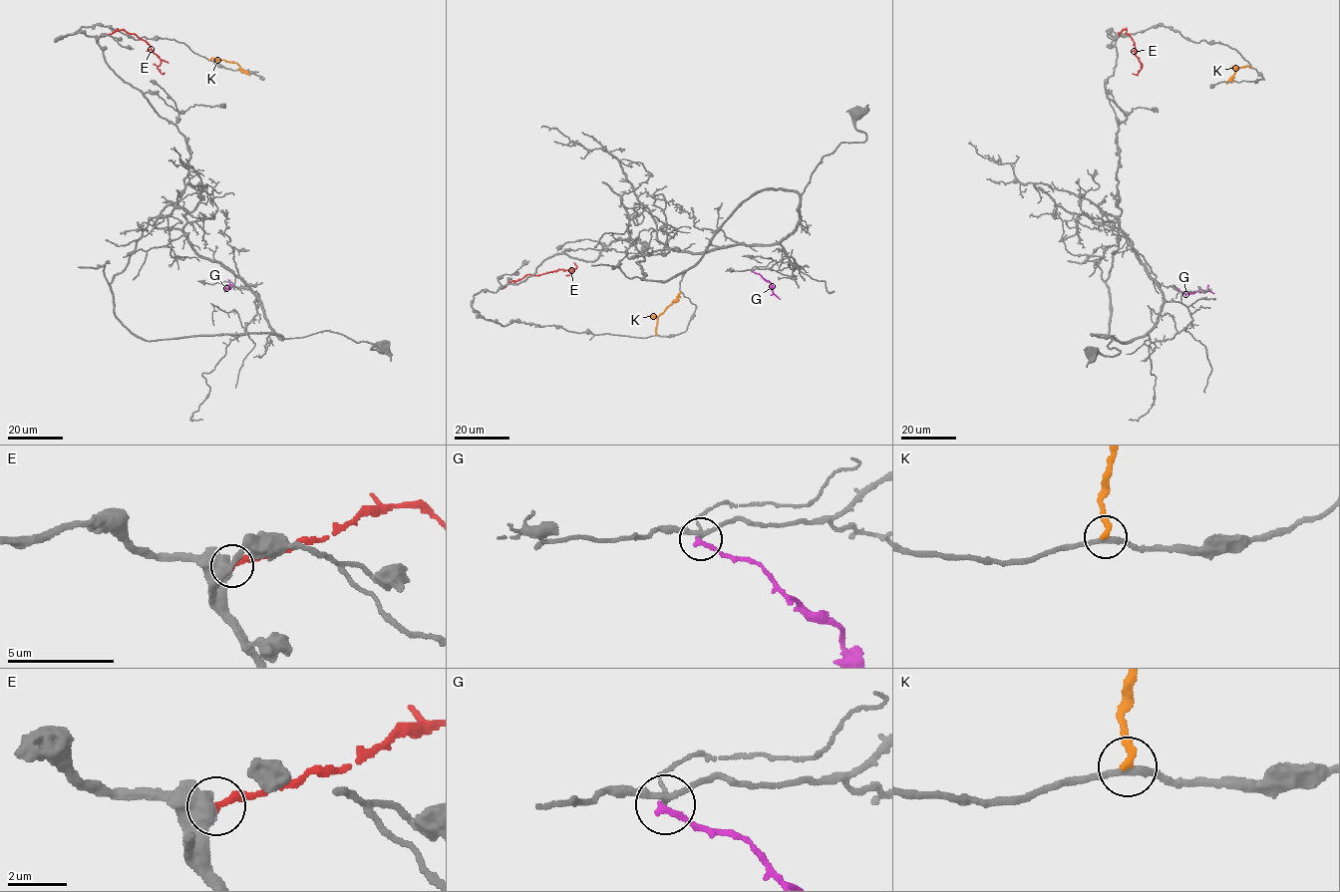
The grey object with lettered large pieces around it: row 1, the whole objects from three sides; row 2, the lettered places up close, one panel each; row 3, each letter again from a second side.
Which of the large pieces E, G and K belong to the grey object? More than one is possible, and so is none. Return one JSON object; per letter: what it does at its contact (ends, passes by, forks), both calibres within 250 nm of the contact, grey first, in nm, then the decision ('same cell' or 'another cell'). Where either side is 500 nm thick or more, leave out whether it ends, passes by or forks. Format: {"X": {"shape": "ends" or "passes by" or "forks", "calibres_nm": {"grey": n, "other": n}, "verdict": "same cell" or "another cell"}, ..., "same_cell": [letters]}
{"E": {"calibres_nm": {"grey": 650, "other": 220}, "verdict": "another cell"}, "G": {"shape": "ends", "calibres_nm": {"grey": 160, "other": 240}, "verdict": "another cell"}, "K": {"shape": "ends", "calibres_nm": {"grey": 240, "other": 240}, "verdict": "another cell"}, "same_cell": []}

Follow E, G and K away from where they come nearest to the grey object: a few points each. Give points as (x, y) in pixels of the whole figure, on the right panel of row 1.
E: (1119, 36), (1127, 29), (1126, 34), (1134, 40), (1141, 63), (1137, 75), (1132, 74)
G: (1174, 287), (1184, 293), (1201, 289), (1213, 293)
K: (1251, 68), (1238, 68), (1226, 83)

